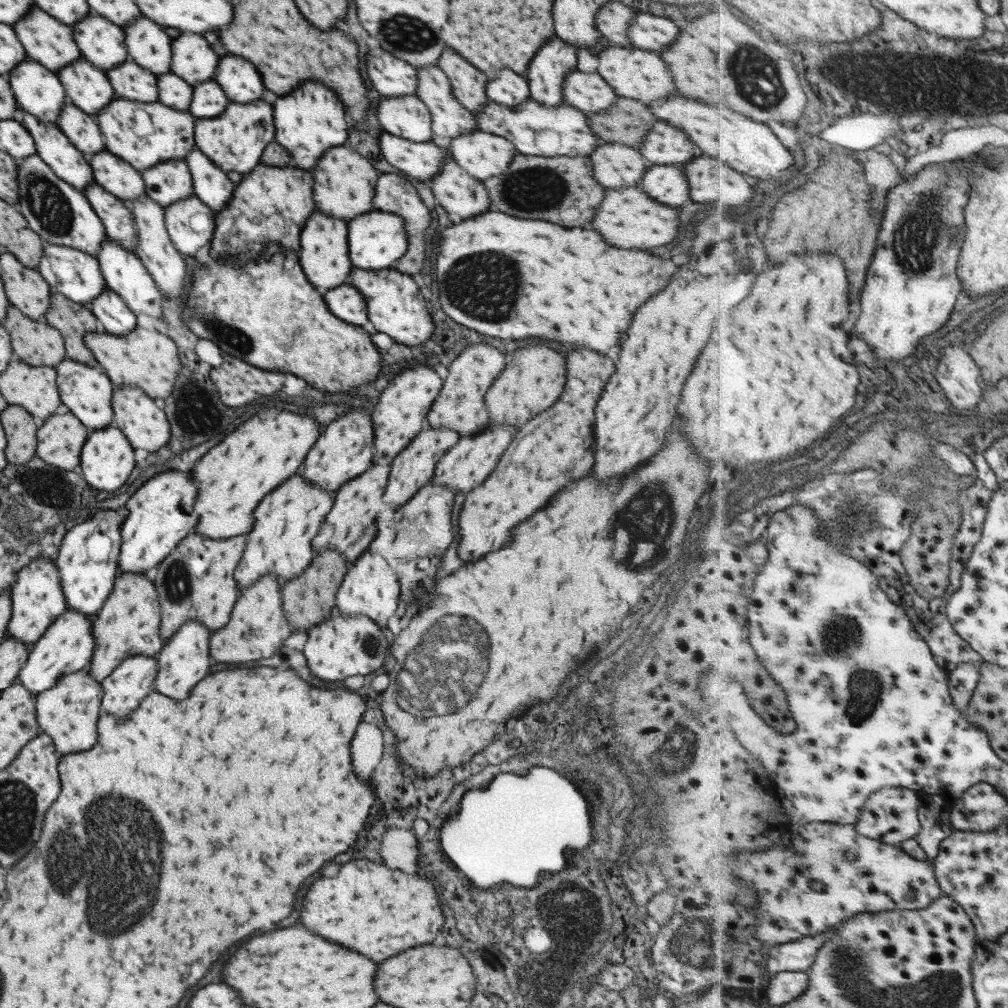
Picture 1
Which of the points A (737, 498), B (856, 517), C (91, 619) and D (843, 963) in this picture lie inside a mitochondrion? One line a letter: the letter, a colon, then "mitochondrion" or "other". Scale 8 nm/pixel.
A: mitochondrion
B: mitochondrion
C: other
D: mitochondrion

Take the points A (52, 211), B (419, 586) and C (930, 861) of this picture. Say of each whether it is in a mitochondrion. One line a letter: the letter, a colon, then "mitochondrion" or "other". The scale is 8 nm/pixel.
A: mitochondrion
B: mitochondrion
C: other

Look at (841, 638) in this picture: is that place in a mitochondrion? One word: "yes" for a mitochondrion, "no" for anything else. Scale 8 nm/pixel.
yes

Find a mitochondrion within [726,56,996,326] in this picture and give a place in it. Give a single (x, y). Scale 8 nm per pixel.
(917, 232)

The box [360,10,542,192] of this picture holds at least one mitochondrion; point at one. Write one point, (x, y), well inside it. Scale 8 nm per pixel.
(403, 33)

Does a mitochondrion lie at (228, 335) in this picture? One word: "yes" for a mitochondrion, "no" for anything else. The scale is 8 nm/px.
yes

